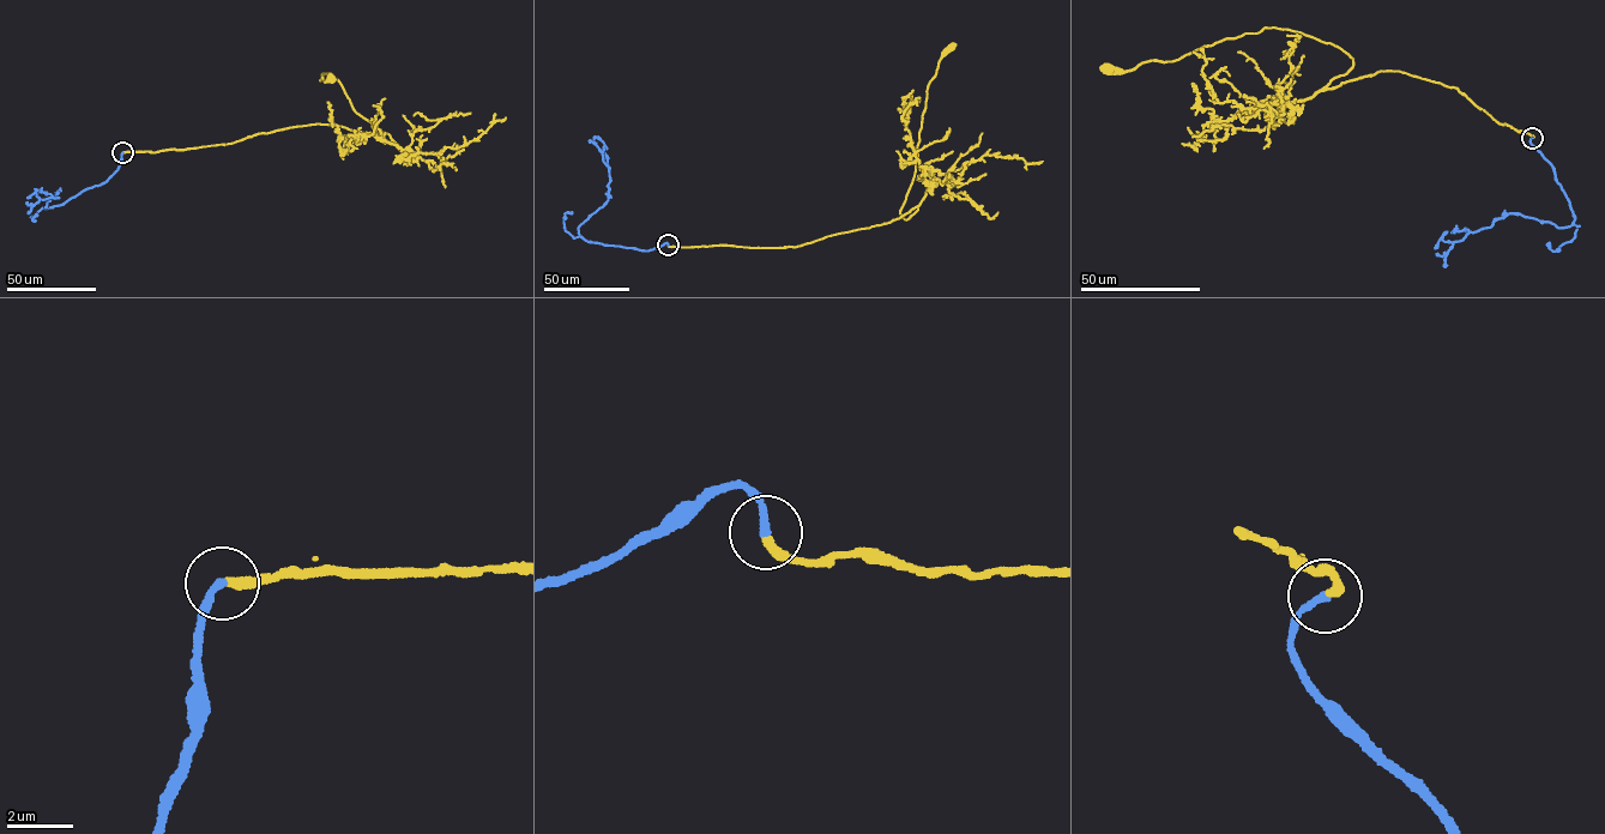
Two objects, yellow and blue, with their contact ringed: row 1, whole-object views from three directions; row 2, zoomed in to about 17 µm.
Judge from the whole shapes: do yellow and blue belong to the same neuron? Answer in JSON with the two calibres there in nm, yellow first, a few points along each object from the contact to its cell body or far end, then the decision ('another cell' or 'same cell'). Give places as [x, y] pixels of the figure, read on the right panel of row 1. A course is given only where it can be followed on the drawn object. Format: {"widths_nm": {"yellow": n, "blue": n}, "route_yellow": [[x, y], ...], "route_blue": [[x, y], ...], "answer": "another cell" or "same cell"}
{"widths_nm": {"yellow": 300, "blue": 240}, "route_yellow": [[1533, 138], [1458, 89], [1398, 71], [1322, 89], [1353, 60], [1277, 28], [1106, 70]], "route_blue": [[1532, 138], [1569, 201], [1572, 225], [1509, 213], [1460, 241], [1441, 237], [1434, 248]], "answer": "same cell"}

